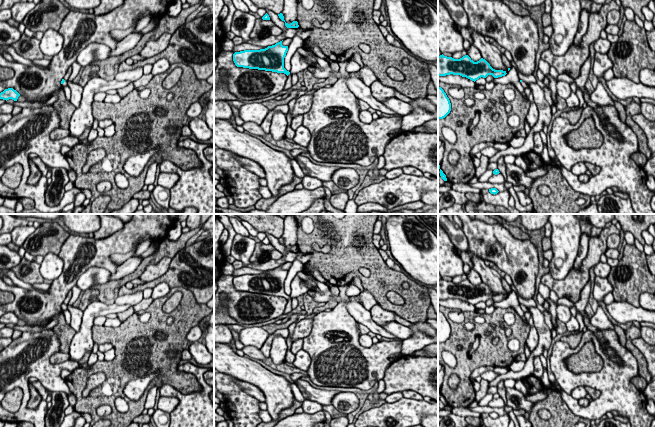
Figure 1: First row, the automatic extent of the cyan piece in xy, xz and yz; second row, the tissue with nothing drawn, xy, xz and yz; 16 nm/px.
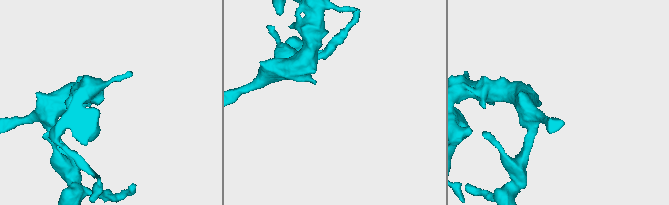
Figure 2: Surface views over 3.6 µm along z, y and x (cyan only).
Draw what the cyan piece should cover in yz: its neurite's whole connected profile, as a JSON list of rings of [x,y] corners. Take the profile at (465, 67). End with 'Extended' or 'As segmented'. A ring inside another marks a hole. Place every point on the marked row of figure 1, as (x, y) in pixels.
[[[443,54],[438,56],[438,76],[450,74],[460,75],[475,82],[481,77],[486,78],[488,75],[498,78],[505,76],[507,73],[503,70],[493,69],[483,58],[474,62],[468,55],[460,59],[447,57]]]. As segmented

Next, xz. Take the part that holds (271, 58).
[[[282,41],[275,45],[260,50],[244,50],[233,54],[233,61],[237,67],[272,71],[290,74],[284,68],[284,58],[288,46],[283,46]]]. As segmented

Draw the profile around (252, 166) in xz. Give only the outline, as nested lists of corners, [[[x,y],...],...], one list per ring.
[[[236,155],[235,159],[242,164],[244,168],[256,174],[259,178],[266,177],[263,168],[255,161]]]

